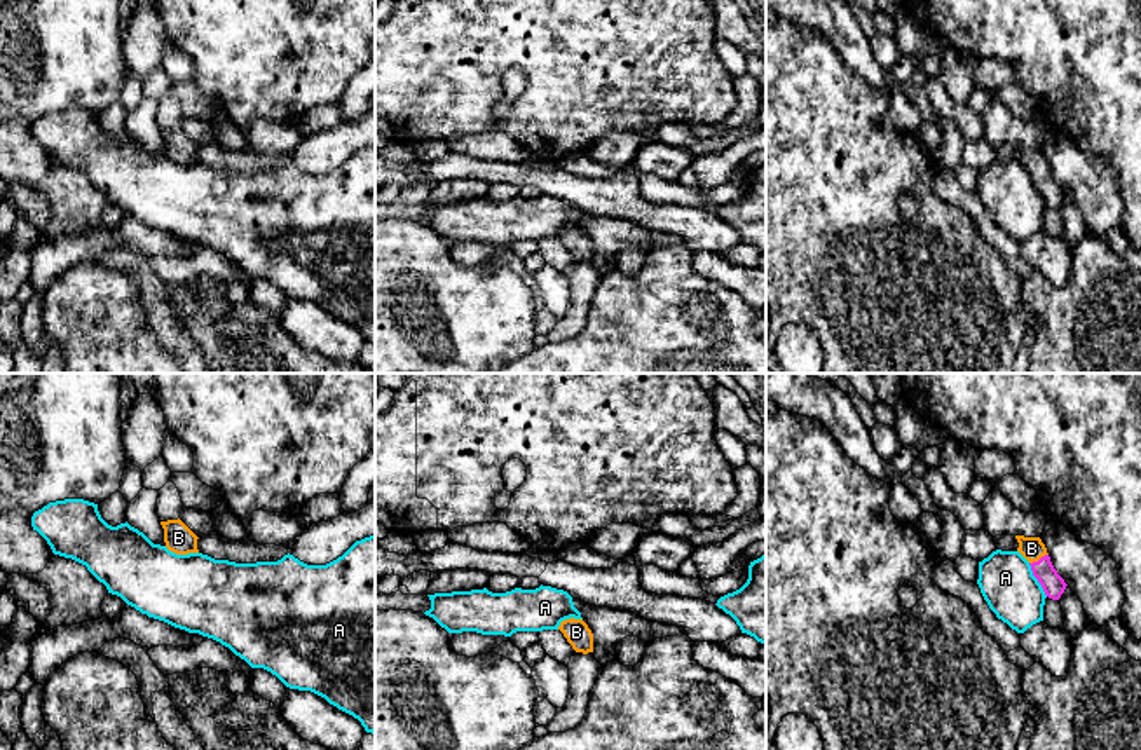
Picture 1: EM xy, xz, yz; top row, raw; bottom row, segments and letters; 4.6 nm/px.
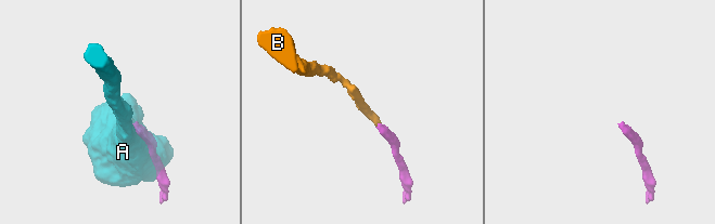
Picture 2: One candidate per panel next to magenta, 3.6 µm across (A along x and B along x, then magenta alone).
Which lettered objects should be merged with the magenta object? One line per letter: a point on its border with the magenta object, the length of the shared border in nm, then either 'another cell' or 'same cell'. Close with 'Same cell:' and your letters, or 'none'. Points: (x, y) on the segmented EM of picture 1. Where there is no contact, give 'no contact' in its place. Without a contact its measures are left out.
A: contact yz (1037, 578); length 180 nm; another cell
B: contact yz (1040, 559); length 100 nm; same cell
Same cell: B

